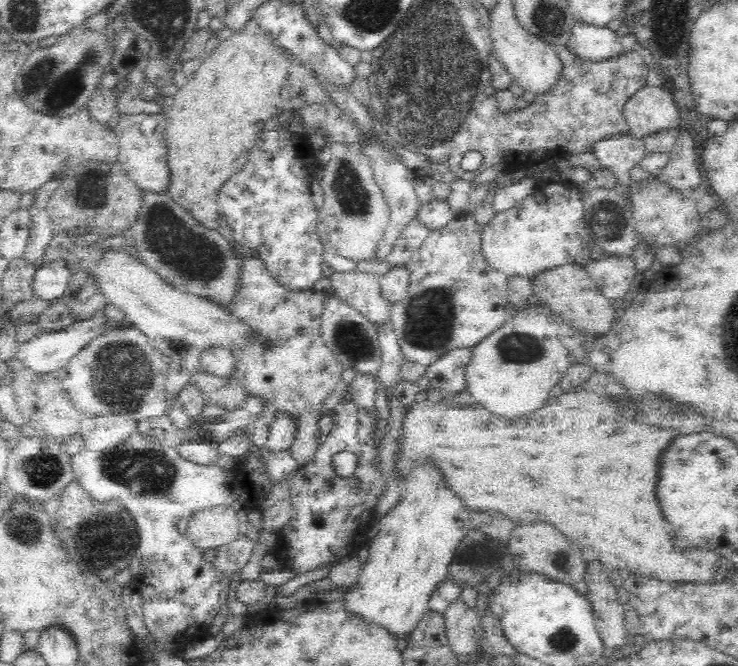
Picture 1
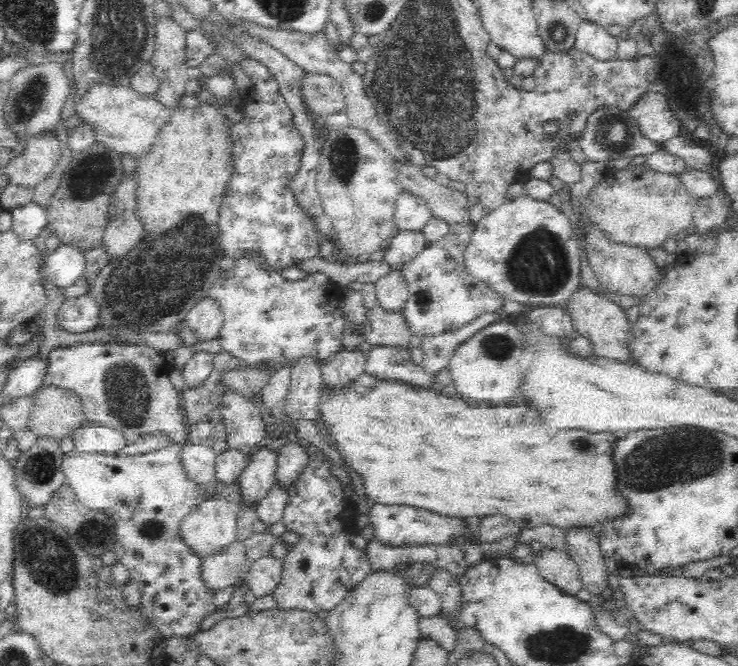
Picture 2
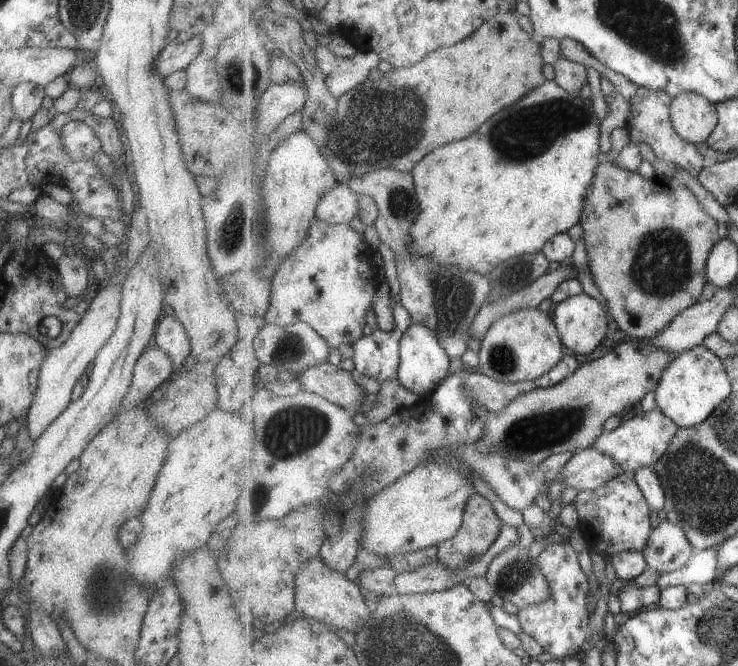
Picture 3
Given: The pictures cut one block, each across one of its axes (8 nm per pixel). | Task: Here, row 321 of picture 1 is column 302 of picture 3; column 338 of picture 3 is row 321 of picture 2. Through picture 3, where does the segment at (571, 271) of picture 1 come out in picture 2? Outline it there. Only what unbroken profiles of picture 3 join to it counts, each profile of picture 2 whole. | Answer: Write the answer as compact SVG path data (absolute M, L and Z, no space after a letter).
M580 287L568 298L564 308L568 317L572 319L572 325L580 335L586 337L593 346L593 354L596 357L616 359L628 362L627 356L627 332L631 325L627 320L625 310L612 302L612 298L596 293L590 288Z

